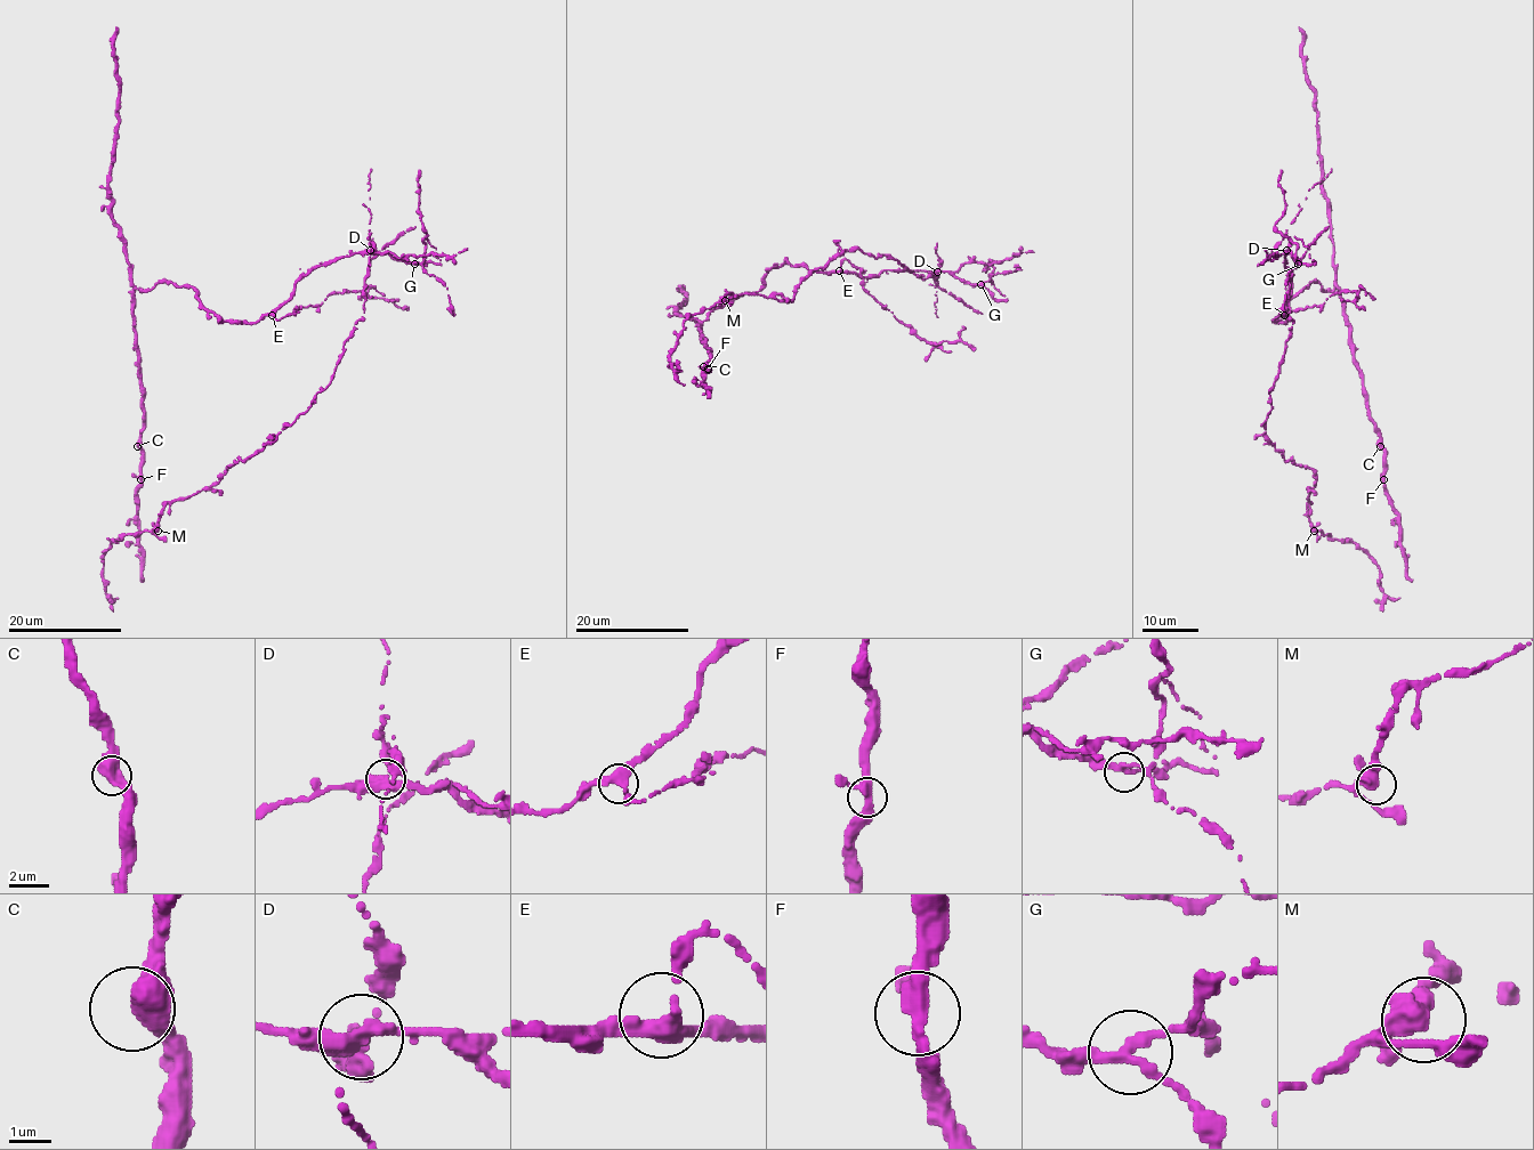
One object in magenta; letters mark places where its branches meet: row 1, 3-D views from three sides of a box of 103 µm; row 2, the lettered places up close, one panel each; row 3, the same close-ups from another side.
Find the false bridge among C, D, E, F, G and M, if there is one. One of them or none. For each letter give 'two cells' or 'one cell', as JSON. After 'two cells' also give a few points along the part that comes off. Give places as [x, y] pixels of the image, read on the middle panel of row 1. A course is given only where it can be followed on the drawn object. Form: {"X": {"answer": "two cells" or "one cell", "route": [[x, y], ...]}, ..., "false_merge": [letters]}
{"C": {"answer": "one cell"}, "D": {"answer": "two cells", "route": [[937, 272], [937, 284], [933, 285], [937, 316]]}, "E": {"answer": "one cell"}, "F": {"answer": "one cell"}, "G": {"answer": "one cell"}, "M": {"answer": "one cell"}, "false_merge": ["D"]}

